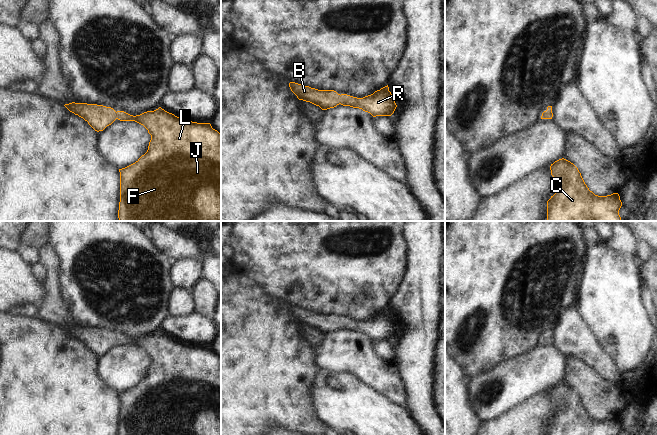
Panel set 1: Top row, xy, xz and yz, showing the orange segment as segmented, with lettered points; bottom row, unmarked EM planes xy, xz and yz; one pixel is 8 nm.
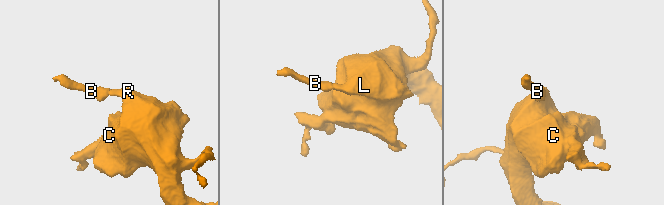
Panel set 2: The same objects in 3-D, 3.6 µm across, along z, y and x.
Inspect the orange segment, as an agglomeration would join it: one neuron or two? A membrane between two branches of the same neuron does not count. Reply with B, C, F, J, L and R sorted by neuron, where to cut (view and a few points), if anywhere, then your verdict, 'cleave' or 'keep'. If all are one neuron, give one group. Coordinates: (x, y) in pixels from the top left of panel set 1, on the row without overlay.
groups B C F J L R; cut none; keep

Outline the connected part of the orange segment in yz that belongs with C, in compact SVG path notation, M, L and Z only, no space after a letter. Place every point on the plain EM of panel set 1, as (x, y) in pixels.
M562 382L550 390L551 399L559 406L558 414L547 425L547 435L619 435L618 417L595 419L585 408L578 392Z

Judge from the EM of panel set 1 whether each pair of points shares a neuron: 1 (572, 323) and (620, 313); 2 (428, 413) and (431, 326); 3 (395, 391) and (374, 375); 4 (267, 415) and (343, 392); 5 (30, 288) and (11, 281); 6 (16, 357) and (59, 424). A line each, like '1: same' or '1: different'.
1: different
2: same
3: same
4: different
5: same
6: same

